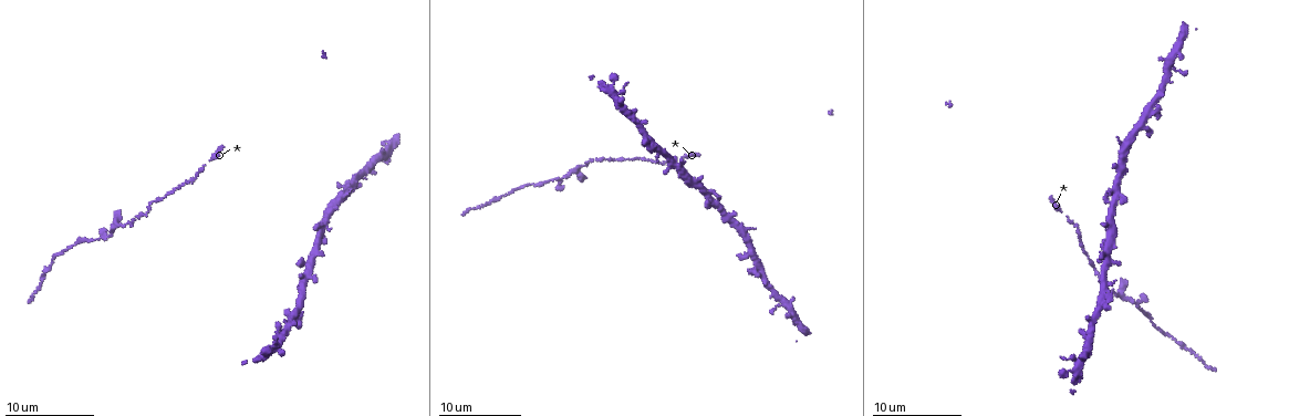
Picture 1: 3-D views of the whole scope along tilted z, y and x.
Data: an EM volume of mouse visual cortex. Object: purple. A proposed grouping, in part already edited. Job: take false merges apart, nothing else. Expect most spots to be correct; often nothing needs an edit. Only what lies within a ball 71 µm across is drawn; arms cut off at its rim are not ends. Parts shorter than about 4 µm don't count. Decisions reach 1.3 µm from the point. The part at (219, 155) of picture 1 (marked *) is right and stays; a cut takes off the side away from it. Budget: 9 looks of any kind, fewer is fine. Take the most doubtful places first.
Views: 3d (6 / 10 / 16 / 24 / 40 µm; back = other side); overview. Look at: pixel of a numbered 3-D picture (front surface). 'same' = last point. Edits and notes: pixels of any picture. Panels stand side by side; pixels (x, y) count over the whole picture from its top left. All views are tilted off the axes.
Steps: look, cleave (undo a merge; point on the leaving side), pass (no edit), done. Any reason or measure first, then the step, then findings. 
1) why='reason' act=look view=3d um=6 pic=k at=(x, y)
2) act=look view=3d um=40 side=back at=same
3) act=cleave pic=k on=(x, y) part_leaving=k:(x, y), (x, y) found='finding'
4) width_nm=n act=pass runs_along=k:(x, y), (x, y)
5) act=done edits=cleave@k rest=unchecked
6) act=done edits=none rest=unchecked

why='four arms meet' act=look view=3d um=10 pic=1 at=(711, 203)

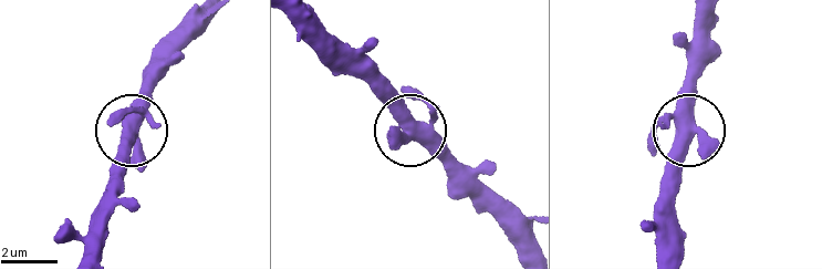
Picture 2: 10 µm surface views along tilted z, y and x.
act=look view=3d um=6 pic=2 at=(689, 124)

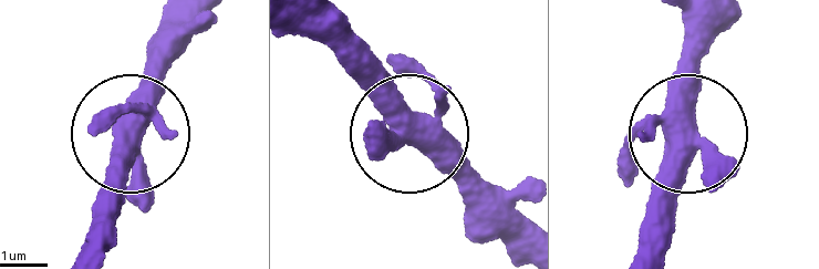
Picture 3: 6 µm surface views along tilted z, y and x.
side_arm_um=26 act=pass found='one cell here'

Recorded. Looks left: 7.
why='three-way junction' act=look view=3d um=16 pic=1 at=(107, 235)

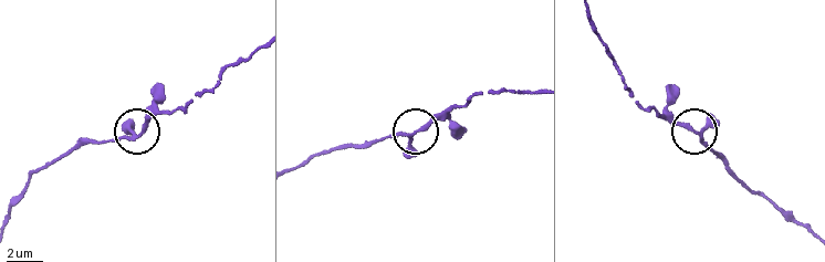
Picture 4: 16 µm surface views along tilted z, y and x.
width_nm=160 act=pass runs_along=4:(257, 48), (181, 108), (145, 119), (135, 137), (100, 145) found='one cell here'

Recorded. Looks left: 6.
act=look view=3d um=10 pic=1 at=(745, 231)

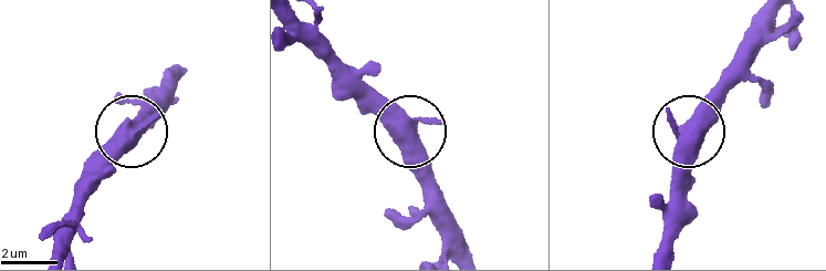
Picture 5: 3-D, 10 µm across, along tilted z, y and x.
act=pass found='all the same cell'

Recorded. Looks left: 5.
why='sudden change in width' act=look view=3d um=10 pic=1 at=(1174, 340)

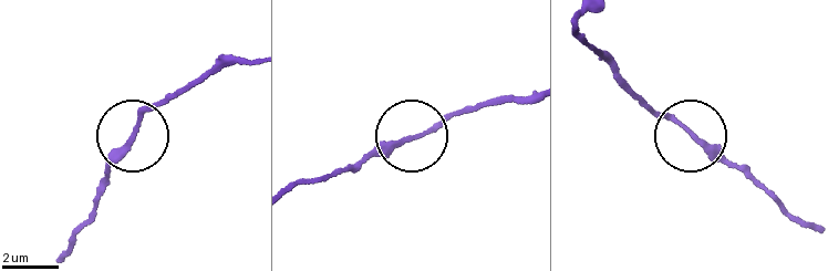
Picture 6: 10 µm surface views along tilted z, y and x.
width_nm=150 act=pass found='one cell here'

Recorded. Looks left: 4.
act=done edits=none rest=unchecked

